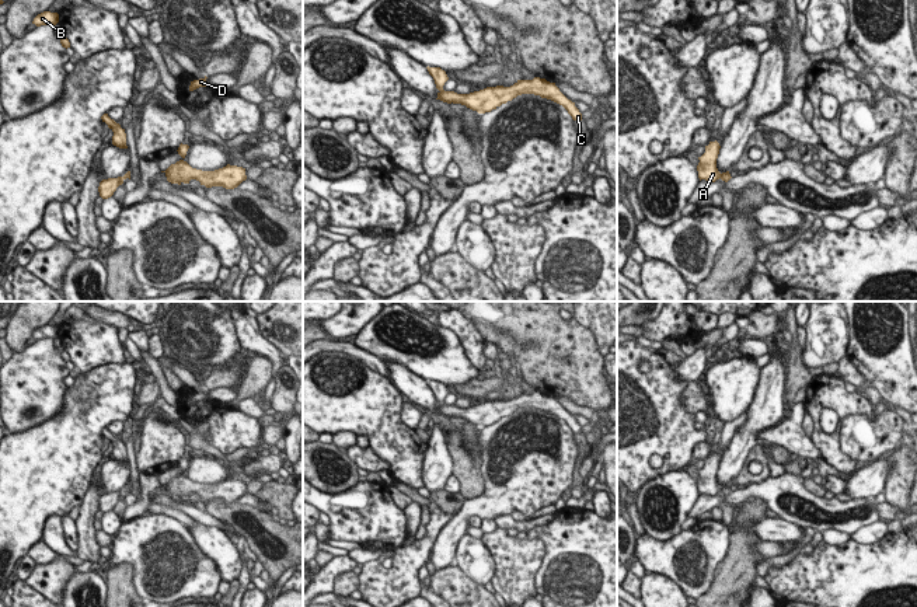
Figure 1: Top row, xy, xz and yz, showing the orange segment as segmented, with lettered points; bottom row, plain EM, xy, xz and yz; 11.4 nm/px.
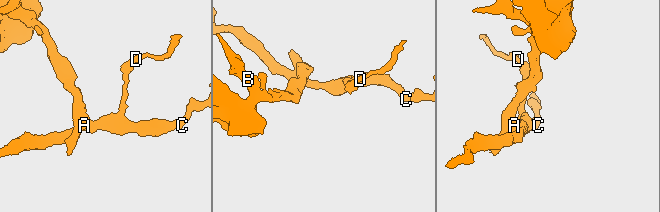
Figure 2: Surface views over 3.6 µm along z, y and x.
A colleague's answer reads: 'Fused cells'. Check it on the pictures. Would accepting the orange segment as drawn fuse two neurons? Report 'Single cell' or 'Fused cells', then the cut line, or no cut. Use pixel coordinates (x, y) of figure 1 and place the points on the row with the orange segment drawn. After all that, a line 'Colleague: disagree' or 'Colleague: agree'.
Fused cells. Split along xy (128, 175), (121, 177).
Colleague: agree

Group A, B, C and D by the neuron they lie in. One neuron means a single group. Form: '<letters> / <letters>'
A B / C D

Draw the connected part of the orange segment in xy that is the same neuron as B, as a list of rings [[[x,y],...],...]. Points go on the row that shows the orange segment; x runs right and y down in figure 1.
[[[43,11],[41,14],[38,14],[32,24],[35,24],[36,27],[41,25],[56,25],[59,22],[59,14],[57,13],[50,13],[50,11]]]

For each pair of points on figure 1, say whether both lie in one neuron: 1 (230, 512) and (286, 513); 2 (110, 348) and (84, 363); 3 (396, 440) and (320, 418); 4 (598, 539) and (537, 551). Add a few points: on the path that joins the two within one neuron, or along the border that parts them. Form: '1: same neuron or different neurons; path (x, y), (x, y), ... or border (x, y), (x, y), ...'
1: different neurons; border (260, 509), (267, 513)
2: same neuron; path (104, 348), (100, 348), (90, 358)
3: same neuron; path (377, 422), (373, 418), (338, 418)
4: different neurons; border (526, 537), (540, 539), (544, 546), (533, 581)

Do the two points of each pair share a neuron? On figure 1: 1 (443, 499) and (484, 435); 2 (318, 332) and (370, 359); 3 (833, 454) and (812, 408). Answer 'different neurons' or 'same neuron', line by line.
1: different neurons
2: different neurons
3: same neuron

